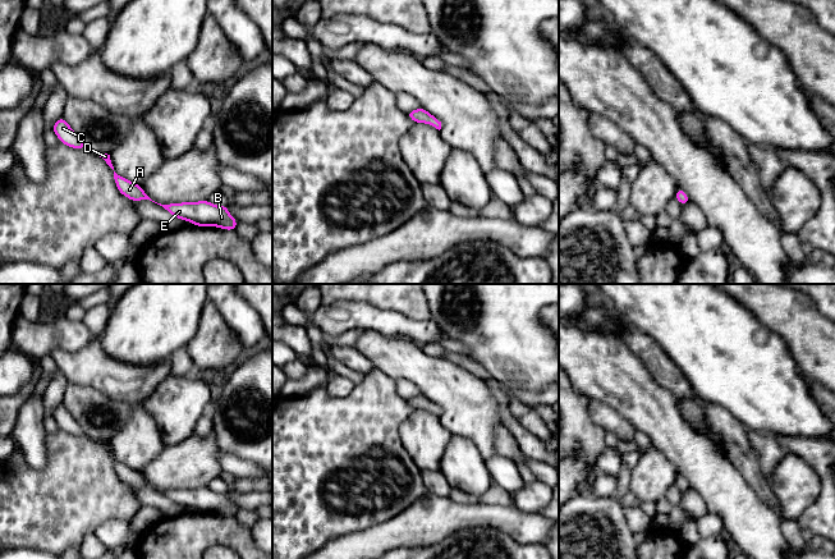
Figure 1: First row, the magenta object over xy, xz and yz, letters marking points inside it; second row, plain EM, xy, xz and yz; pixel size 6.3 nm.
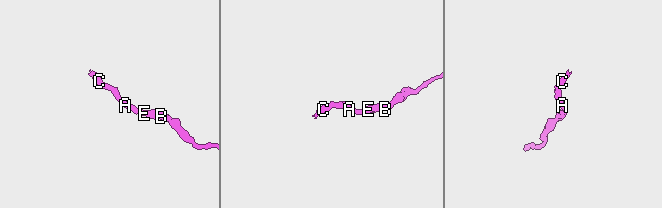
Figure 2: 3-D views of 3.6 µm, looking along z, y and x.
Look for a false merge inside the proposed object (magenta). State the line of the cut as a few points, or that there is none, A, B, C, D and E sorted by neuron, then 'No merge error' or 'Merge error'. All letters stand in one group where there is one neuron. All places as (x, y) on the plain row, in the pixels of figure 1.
No split. Groups: A B C D E. No merge error

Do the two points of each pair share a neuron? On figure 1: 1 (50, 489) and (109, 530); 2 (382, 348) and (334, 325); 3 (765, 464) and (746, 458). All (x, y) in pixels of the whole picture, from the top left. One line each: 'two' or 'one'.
1: two
2: two
3: two

